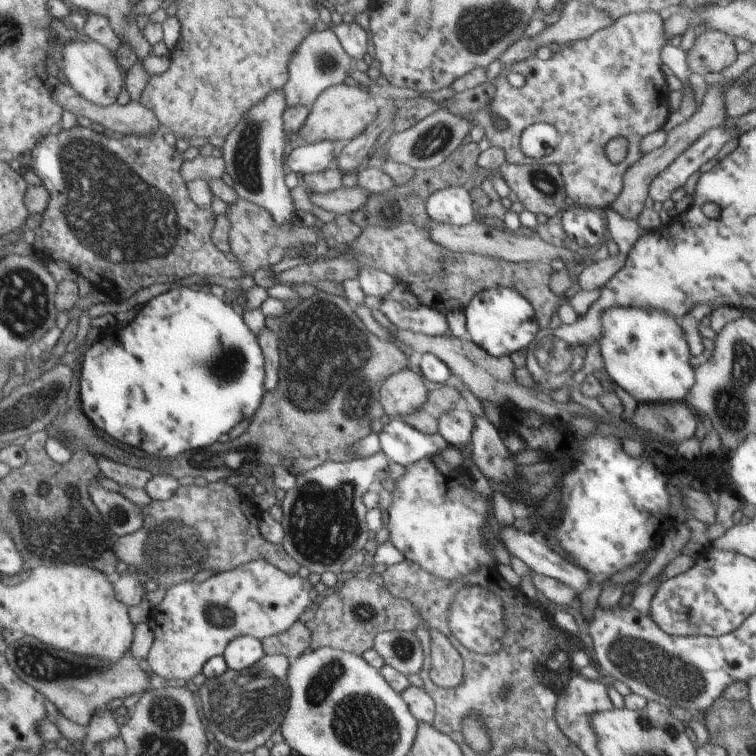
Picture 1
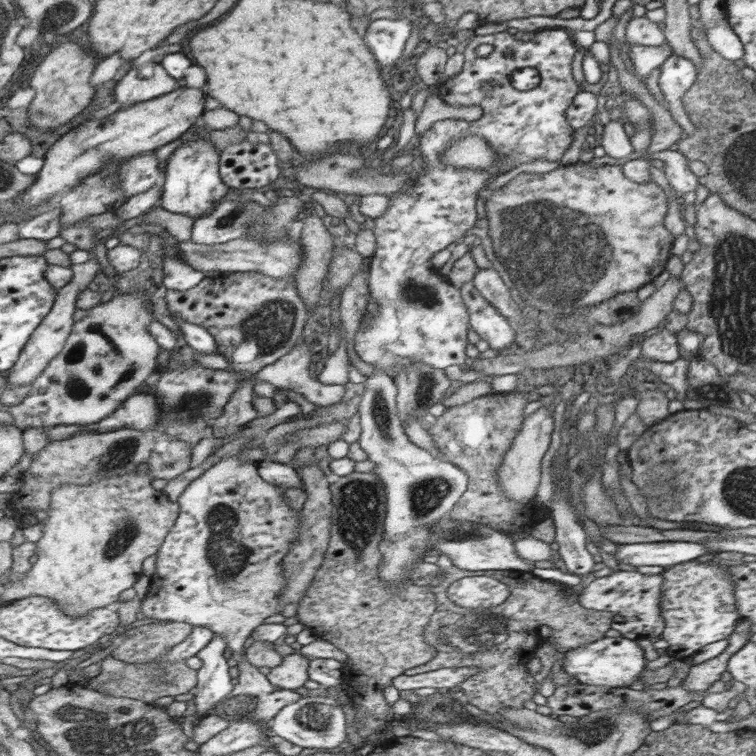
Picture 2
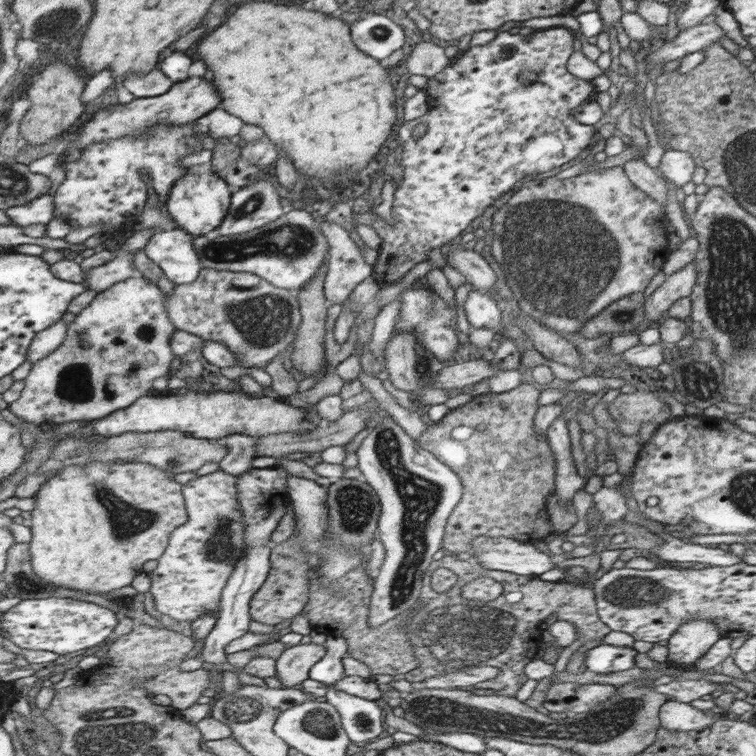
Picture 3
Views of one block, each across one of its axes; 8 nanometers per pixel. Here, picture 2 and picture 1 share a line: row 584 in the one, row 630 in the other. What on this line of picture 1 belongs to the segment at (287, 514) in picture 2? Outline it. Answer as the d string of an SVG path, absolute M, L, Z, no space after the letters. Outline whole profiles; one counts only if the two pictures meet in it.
M263 560L242 562L238 568L216 573L199 584L194 584L190 579L170 586L165 596L155 601L149 614L154 636L147 659L153 675L159 683L166 683L170 678L184 678L191 682L210 657L223 654L233 638L251 636L261 641L288 630L311 604L312 588L308 579L282 572Z

